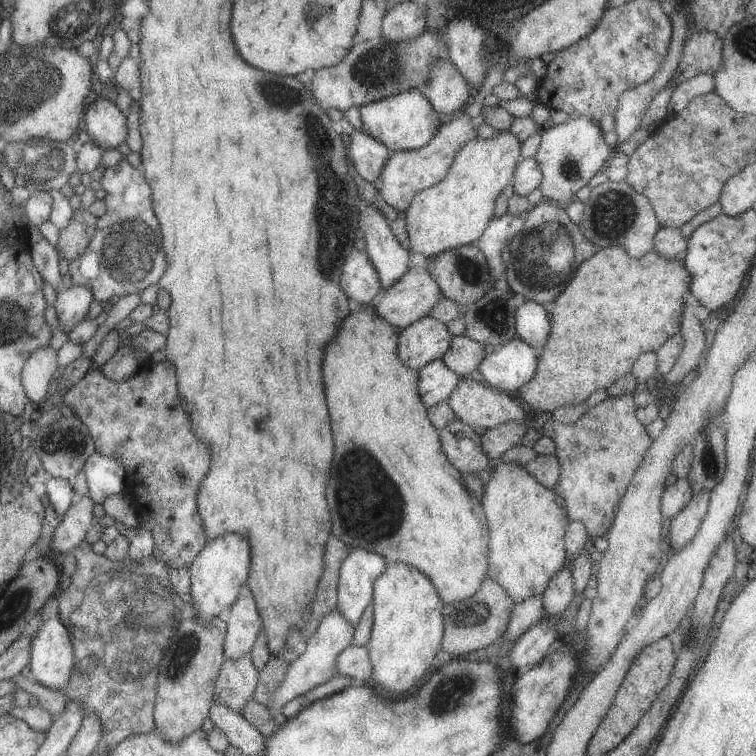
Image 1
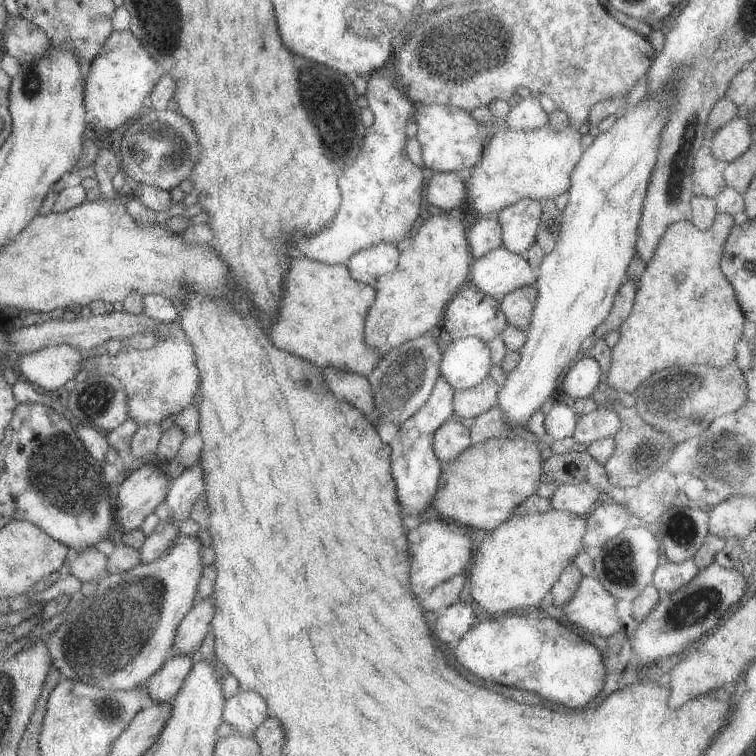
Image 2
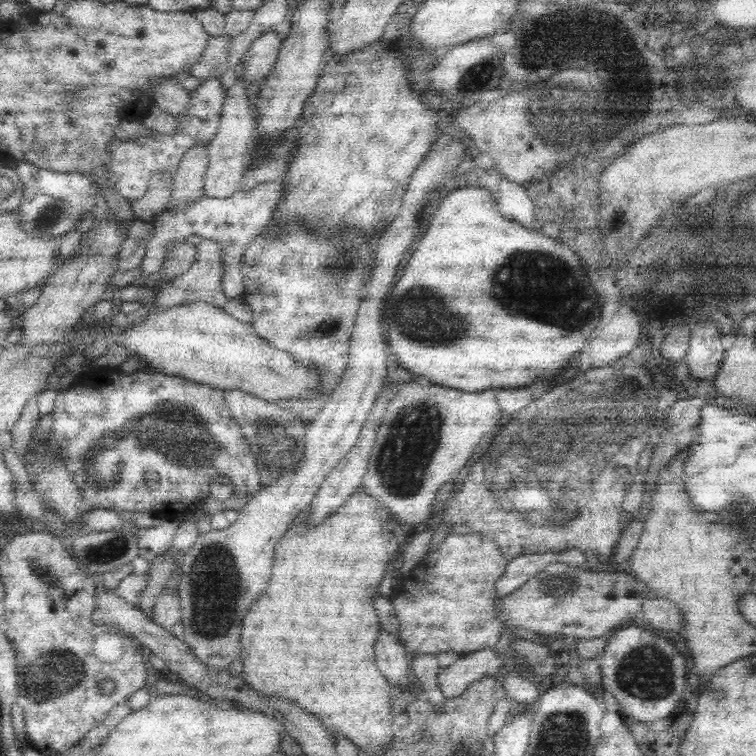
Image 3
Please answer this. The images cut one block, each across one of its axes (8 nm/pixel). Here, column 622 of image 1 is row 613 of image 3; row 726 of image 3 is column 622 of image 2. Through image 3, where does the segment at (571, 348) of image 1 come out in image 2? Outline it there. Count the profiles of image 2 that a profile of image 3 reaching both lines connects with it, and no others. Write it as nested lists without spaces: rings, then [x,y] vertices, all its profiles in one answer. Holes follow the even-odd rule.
[[[717,214],[715,222],[707,230],[699,230],[691,222],[677,222],[665,230],[651,262],[639,276],[633,310],[617,328],[619,340],[611,348],[611,368],[607,372],[607,384],[615,392],[635,394],[637,388],[649,380],[649,376],[665,370],[667,366],[707,364],[711,368],[725,368],[735,360],[735,344],[741,338],[741,326],[745,320],[729,282],[719,272],[723,246],[733,226],[731,214]]]

